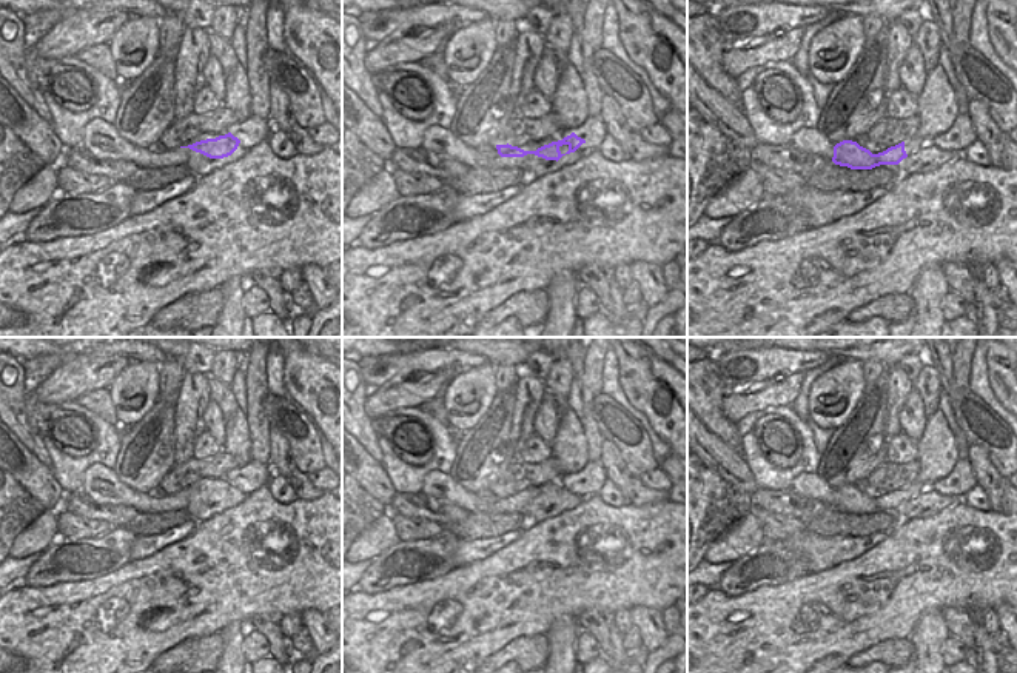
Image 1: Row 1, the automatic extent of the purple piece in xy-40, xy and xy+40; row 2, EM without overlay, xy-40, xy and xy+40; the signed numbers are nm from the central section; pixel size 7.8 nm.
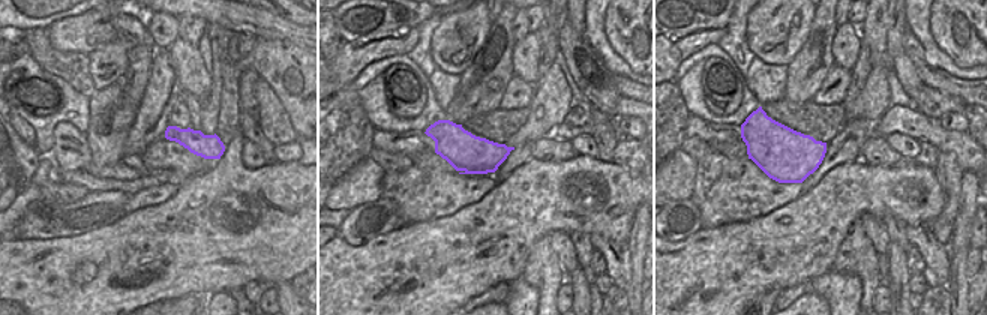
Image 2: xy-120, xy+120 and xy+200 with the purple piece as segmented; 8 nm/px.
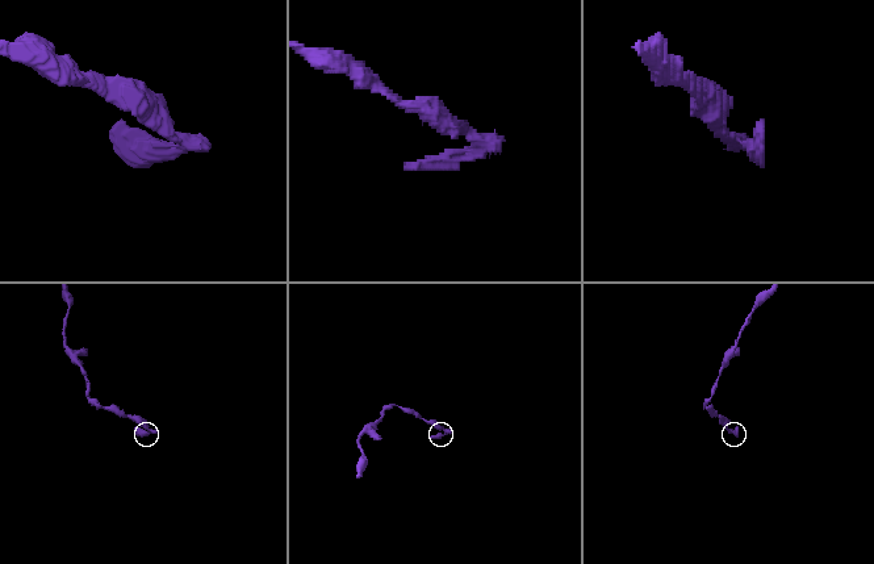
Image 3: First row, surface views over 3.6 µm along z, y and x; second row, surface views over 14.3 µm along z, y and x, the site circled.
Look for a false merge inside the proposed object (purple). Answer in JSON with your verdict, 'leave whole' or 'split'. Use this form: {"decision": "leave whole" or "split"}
{"decision": "split"}

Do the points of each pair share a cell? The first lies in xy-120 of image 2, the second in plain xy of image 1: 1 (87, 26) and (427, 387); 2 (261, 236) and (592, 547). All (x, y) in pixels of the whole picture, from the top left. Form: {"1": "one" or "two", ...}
{"1": "one", "2": "one"}

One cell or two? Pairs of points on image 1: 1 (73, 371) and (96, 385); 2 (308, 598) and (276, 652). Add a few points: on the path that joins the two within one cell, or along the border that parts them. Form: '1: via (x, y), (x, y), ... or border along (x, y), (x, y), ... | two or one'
1: via (79, 378), (90, 385) | one
2: border along (312, 619), (302, 624), (282, 622), (278, 626) | two

